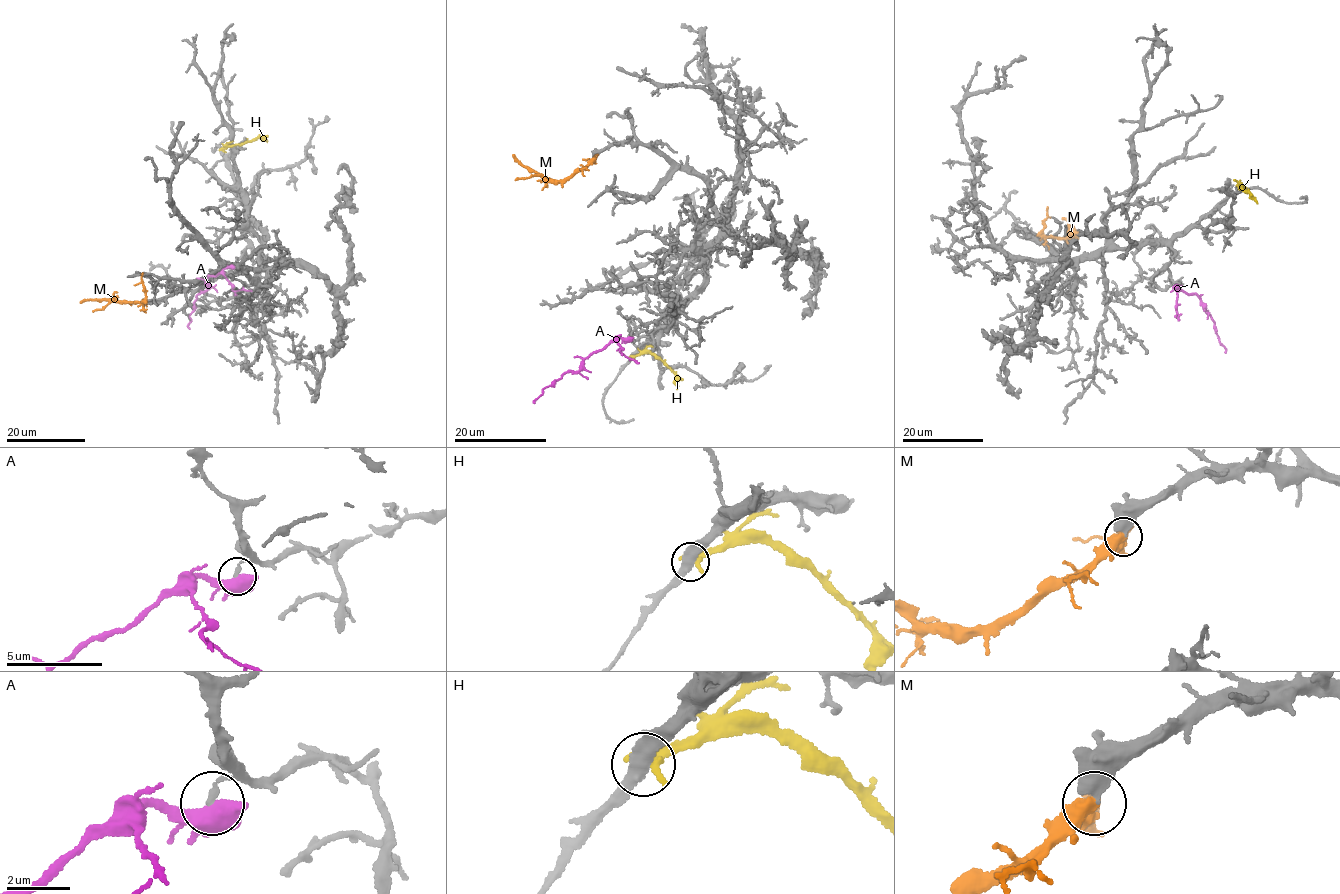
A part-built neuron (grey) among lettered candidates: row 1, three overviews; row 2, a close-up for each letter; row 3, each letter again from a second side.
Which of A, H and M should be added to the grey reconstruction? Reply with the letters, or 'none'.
M

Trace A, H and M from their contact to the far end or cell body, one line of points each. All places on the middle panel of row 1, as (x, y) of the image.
A: (628, 337), (614, 338), (601, 350), (597, 350), (582, 361), (579, 370), (565, 372), (543, 389), (533, 403)
H: (631, 358), (642, 353), (654, 354), (674, 374), (676, 389)
M: (594, 159), (558, 181), (543, 179), (512, 155)

